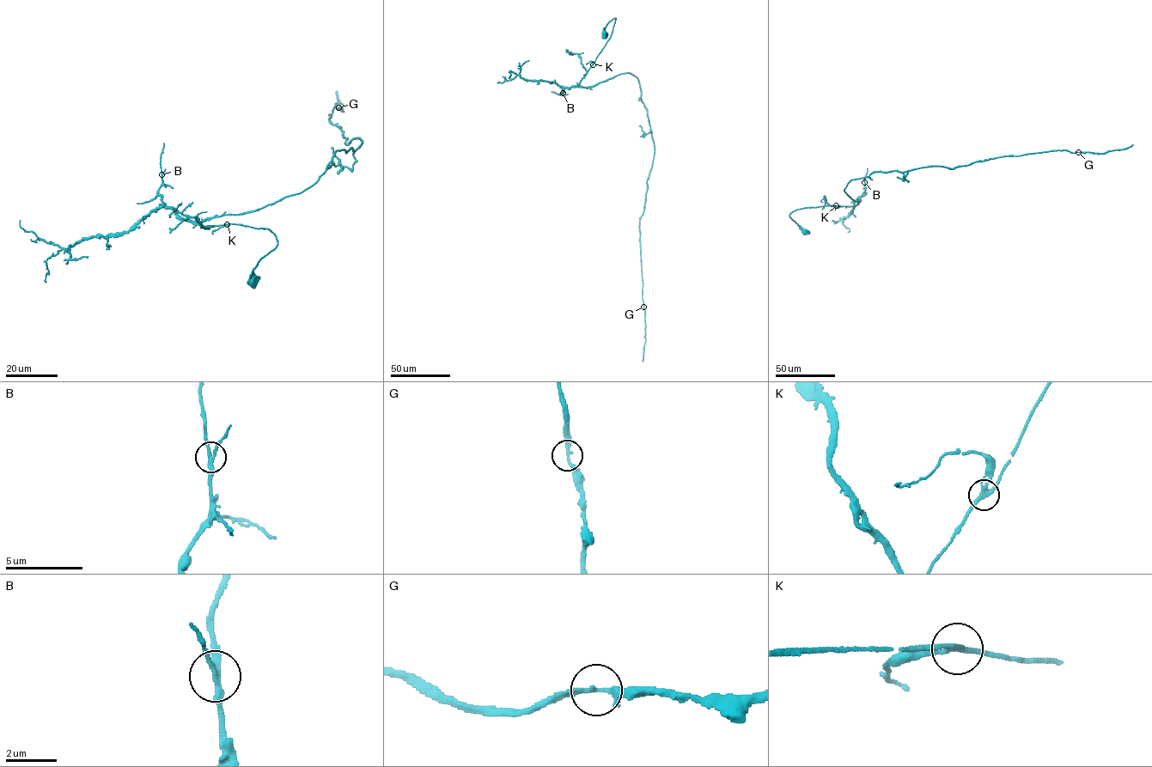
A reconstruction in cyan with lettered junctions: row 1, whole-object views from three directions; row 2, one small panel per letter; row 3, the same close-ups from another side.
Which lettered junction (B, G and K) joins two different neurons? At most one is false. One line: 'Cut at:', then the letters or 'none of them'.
Cut at: none of them

